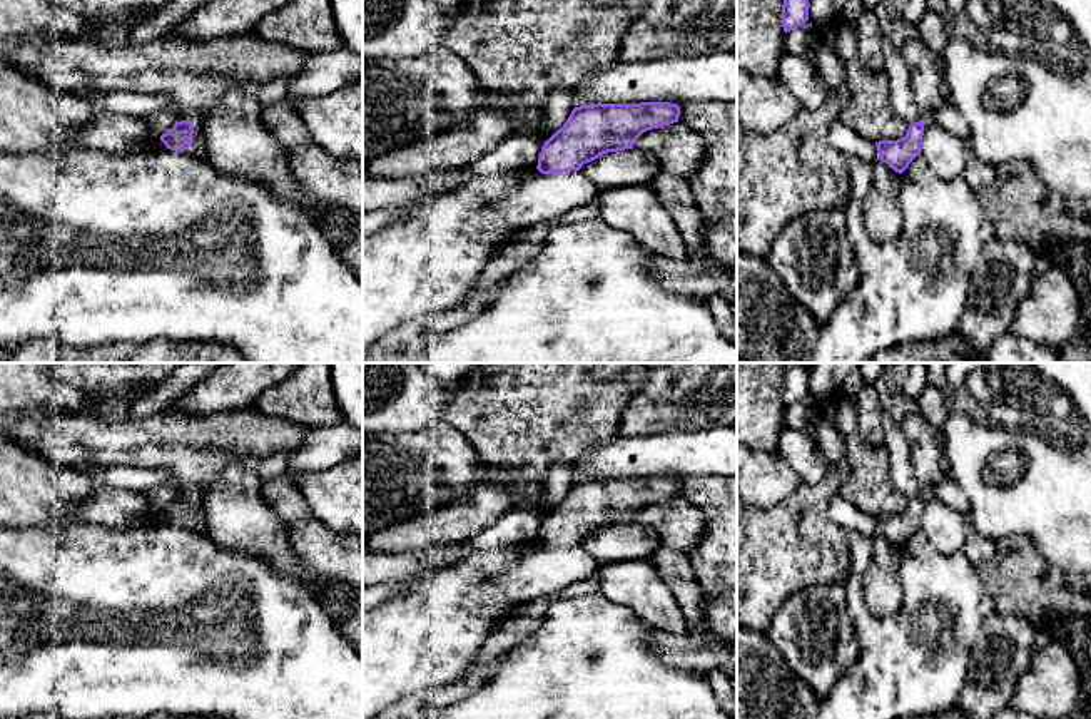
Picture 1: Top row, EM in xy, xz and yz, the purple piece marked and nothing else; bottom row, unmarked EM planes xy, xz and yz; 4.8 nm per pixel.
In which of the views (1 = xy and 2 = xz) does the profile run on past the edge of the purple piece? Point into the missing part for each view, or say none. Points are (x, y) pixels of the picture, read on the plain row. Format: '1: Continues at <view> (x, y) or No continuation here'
1: No continuation here
2: No continuation here

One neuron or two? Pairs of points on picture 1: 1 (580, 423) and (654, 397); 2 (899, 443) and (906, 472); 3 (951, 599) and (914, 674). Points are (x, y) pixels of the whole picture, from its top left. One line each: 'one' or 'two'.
1: two
2: one
3: one

